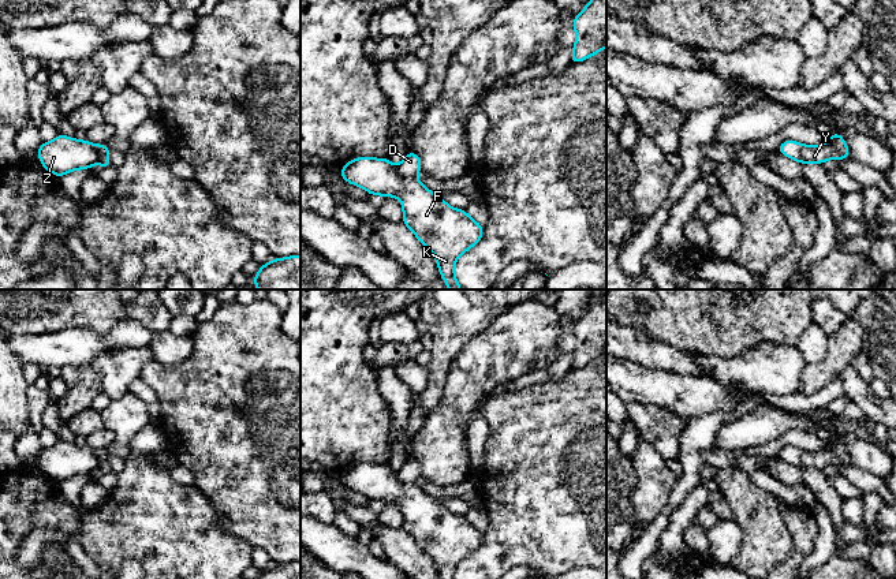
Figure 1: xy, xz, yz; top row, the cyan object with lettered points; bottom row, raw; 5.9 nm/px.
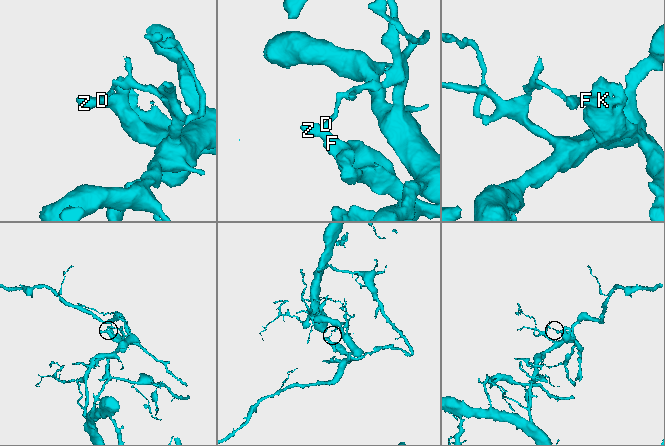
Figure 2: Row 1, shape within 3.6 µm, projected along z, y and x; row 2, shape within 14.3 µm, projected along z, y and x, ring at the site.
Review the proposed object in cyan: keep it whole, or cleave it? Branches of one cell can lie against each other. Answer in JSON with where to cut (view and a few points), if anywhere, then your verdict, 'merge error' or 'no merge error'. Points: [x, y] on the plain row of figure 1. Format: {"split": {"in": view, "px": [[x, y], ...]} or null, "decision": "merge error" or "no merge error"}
{"split": {"in": "xz", "px": [[395, 471], [400, 481], [414, 484]]}, "decision": "merge error"}

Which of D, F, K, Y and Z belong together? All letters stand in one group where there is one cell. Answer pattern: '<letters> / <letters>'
D / F K Y Z

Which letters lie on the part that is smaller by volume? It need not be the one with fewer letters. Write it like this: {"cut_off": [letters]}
{"cut_off": ["F", "K", "Y", "Z"]}

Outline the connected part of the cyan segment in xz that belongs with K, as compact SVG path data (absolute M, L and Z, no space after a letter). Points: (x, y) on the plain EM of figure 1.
M354 464L343 471L340 481L343 486L366 496L369 500L385 501L387 504L397 503L403 512L403 530L434 560L440 579L455 579L456 565L482 543L484 531L473 526L466 516L451 513L415 483L400 482L397 472L388 464Z

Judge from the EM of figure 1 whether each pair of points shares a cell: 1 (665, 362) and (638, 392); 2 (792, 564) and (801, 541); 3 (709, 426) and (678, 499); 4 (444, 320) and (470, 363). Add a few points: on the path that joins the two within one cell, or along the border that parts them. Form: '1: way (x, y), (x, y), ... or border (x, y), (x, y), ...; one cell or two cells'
1: border (628, 361), (691, 376); two cells
2: way (794, 559), (801, 546); one cell
3: way (691, 444), (691, 477), (687, 481); one cell
4: border (486, 327), (463, 346), (451, 363), (447, 376); two cells

